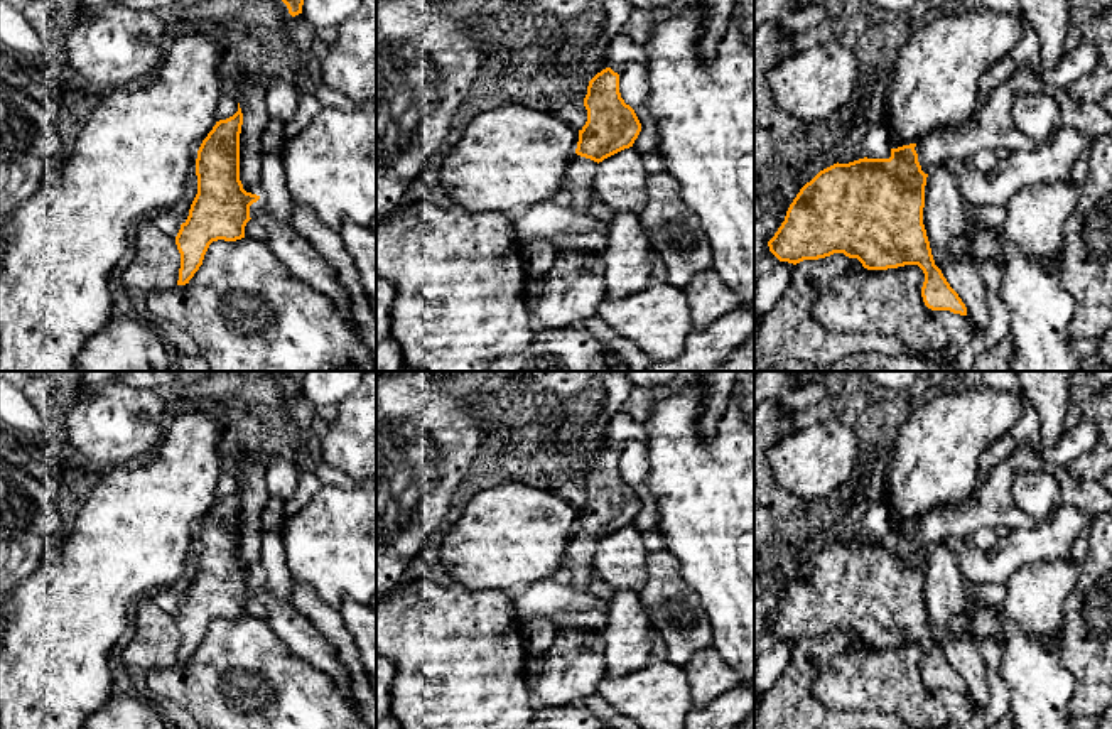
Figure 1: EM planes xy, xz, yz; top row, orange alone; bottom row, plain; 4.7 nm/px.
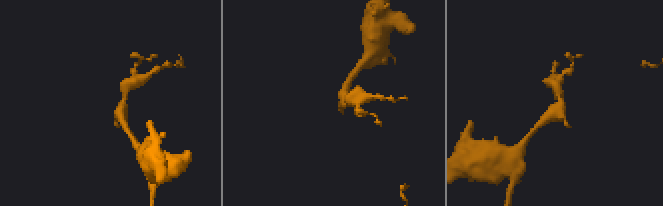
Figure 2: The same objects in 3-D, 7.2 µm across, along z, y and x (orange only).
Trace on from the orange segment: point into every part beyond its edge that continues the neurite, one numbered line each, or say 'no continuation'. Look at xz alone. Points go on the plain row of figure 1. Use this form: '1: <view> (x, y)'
1: xz (581, 549)

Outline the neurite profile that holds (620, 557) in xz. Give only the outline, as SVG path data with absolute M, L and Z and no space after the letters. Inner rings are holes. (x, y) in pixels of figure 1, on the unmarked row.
M634 525L624 526L597 542L592 574L614 592L623 589L640 592L648 579L646 555L643 533Z

